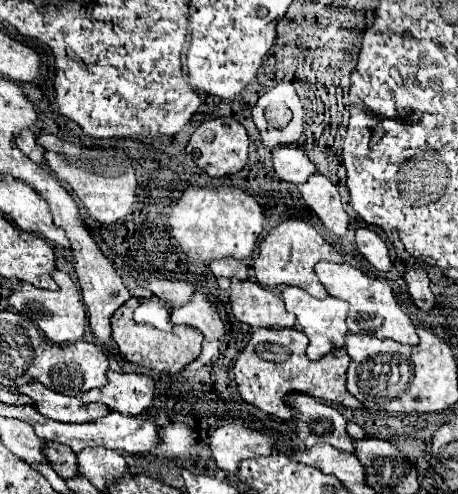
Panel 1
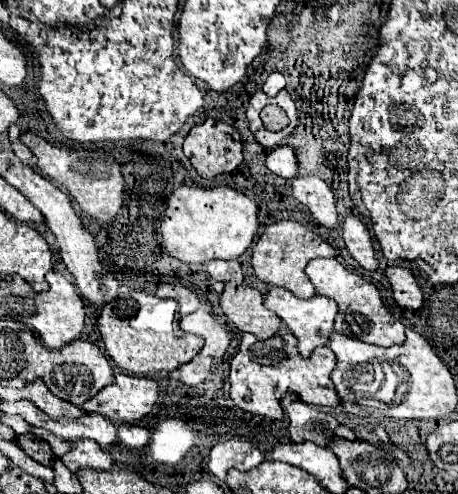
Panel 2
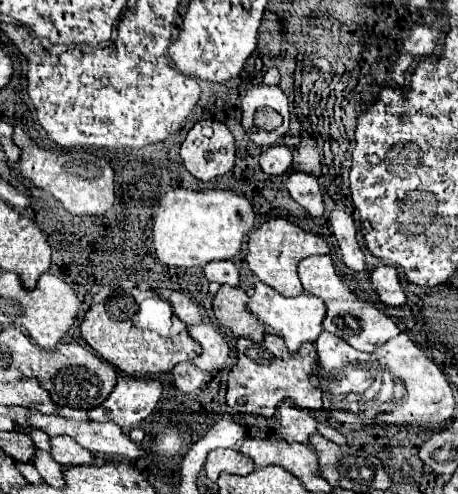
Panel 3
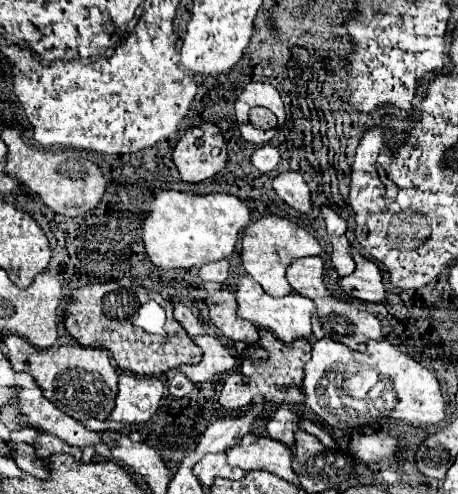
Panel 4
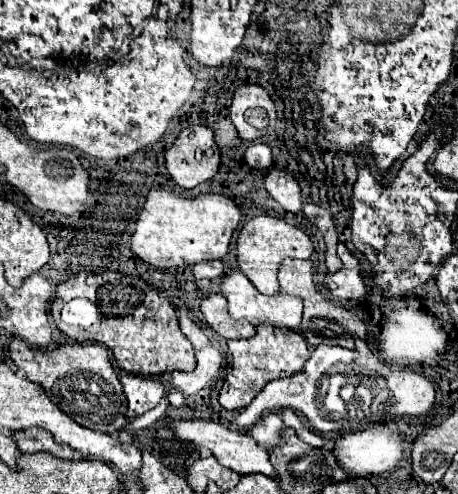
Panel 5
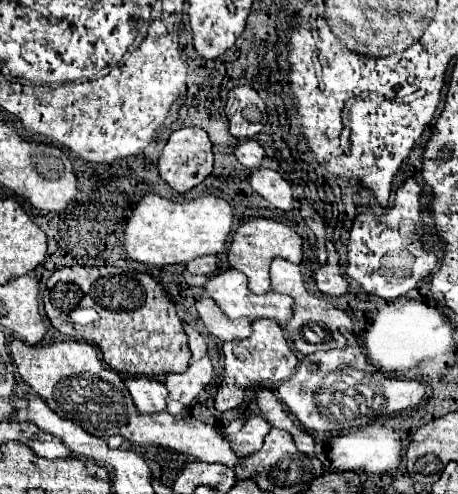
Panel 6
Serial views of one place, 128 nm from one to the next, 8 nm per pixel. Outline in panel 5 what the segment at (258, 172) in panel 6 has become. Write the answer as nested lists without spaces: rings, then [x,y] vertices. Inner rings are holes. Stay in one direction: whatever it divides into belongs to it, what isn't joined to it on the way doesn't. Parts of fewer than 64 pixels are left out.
[[[272,168],[264,180],[268,194],[288,212],[302,212],[302,192],[300,184],[294,176],[284,170]]]

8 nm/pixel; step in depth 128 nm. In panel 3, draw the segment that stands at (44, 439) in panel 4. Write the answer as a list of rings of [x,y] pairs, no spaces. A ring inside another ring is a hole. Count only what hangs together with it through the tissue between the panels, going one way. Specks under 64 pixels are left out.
[[[68,436],[52,438],[52,458],[56,458],[58,464],[62,466],[78,466],[78,464],[94,464],[92,452],[82,448],[76,440]]]

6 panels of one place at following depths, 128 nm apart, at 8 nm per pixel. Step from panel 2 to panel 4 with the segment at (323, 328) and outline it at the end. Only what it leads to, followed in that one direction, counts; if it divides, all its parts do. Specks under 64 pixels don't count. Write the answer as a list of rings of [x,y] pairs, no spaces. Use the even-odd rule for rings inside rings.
[[[246,276],[238,282],[236,298],[238,298],[238,316],[242,316],[244,320],[250,320],[252,324],[258,324],[264,330],[270,330],[284,344],[292,344],[300,338],[306,338],[306,340],[312,338],[312,316],[316,314],[316,304],[310,298],[300,296],[296,292],[288,294],[284,298],[268,296],[260,288],[260,284],[254,282],[250,276]]]

